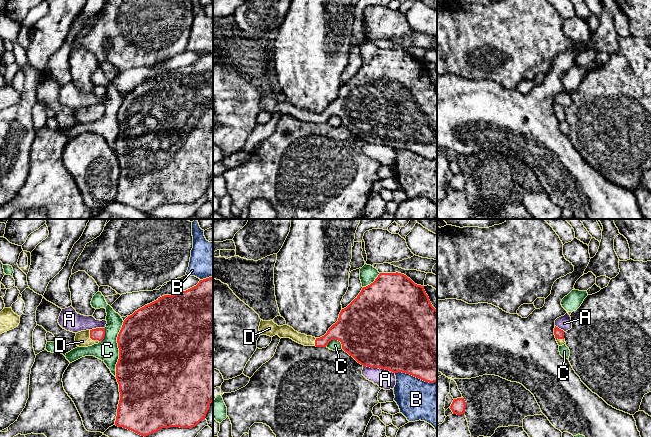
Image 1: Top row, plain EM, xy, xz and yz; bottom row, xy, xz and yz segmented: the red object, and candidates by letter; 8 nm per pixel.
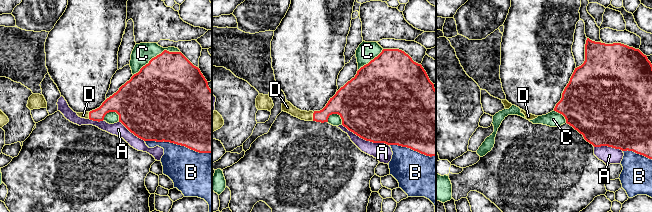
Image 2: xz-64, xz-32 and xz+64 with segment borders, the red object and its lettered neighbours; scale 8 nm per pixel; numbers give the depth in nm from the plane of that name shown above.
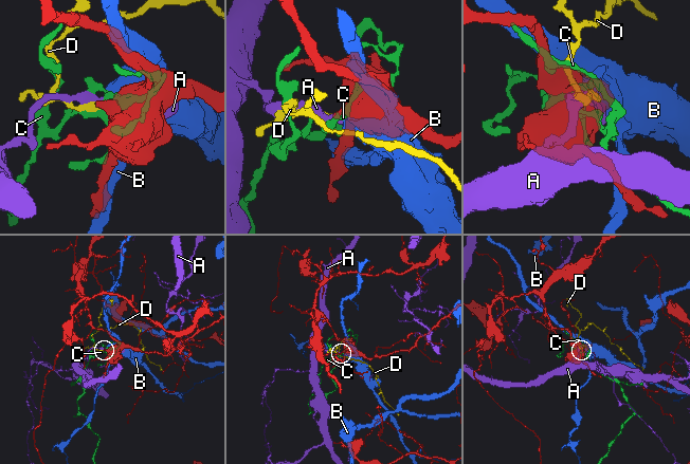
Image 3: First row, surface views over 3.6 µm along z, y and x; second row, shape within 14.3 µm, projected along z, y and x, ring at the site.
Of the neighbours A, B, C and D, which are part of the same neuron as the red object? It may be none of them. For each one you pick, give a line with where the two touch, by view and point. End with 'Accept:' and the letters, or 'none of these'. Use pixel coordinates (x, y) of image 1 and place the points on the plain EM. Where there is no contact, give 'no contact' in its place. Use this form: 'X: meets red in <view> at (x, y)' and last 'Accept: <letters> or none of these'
D: meets red in xy at (91, 114)
Accept: D

